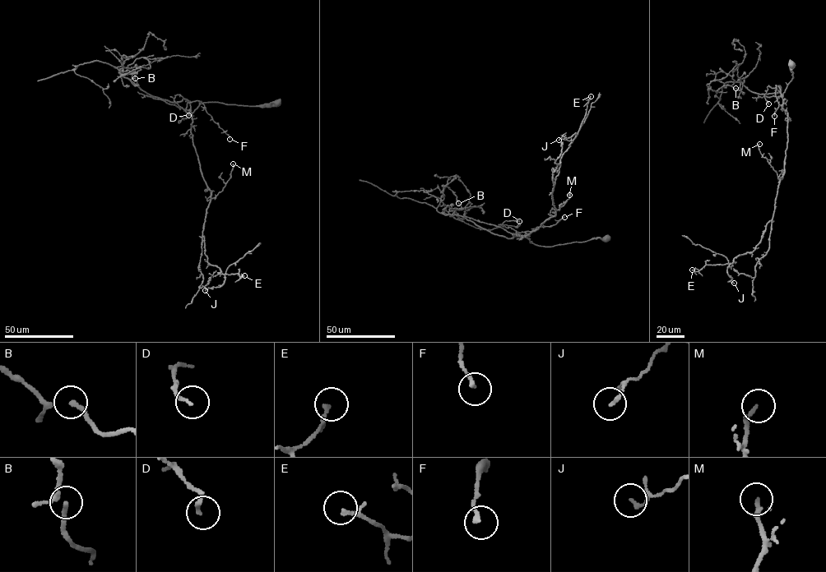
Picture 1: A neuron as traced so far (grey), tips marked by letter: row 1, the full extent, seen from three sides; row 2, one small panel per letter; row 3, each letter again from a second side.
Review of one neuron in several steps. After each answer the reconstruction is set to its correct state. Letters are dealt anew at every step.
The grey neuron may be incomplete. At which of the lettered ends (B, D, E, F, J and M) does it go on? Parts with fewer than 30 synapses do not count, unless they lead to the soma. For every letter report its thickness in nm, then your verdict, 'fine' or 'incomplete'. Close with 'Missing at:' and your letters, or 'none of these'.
B: 130 nm | fine
D: 140 nm | fine
E: 130 nm | fine
F: 180 nm | fine
J: 150 nm | fine
M: 170 nm | fine
Missing at: none of these

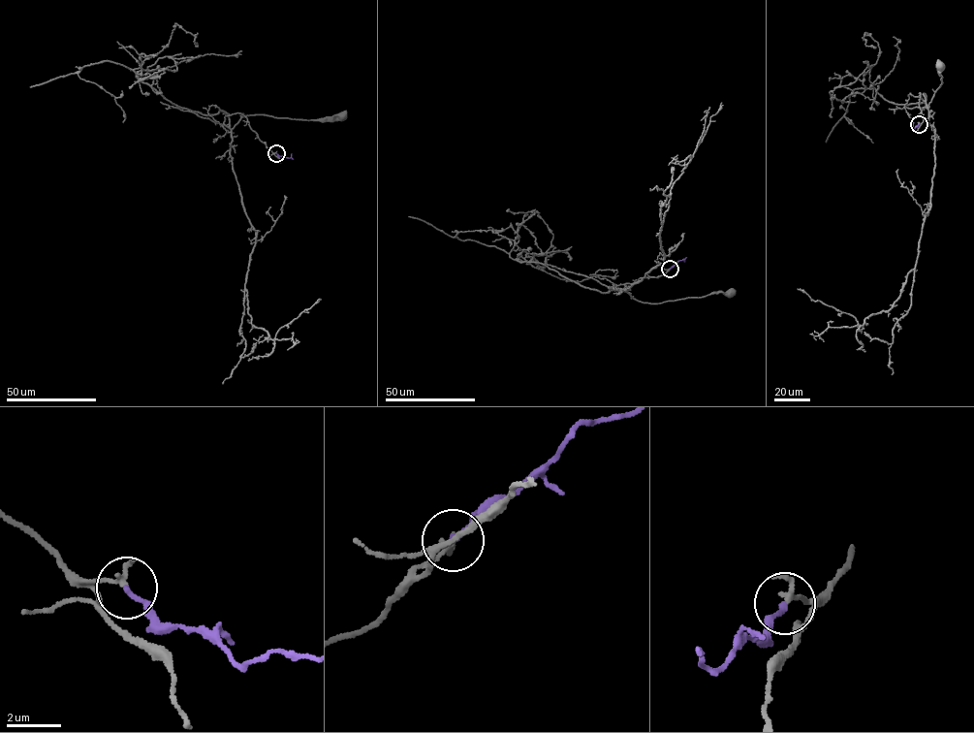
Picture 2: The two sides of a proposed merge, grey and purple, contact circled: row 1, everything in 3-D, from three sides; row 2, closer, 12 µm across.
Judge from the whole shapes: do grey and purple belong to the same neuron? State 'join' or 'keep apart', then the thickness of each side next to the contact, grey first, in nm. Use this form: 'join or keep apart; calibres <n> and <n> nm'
join; calibres 160 and 200 nm

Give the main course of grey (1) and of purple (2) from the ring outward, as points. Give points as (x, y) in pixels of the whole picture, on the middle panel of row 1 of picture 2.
1: (670, 269), (660, 276), (642, 277), (614, 289), (653, 303), (731, 292)
2: (670, 269), (678, 261), (684, 262)

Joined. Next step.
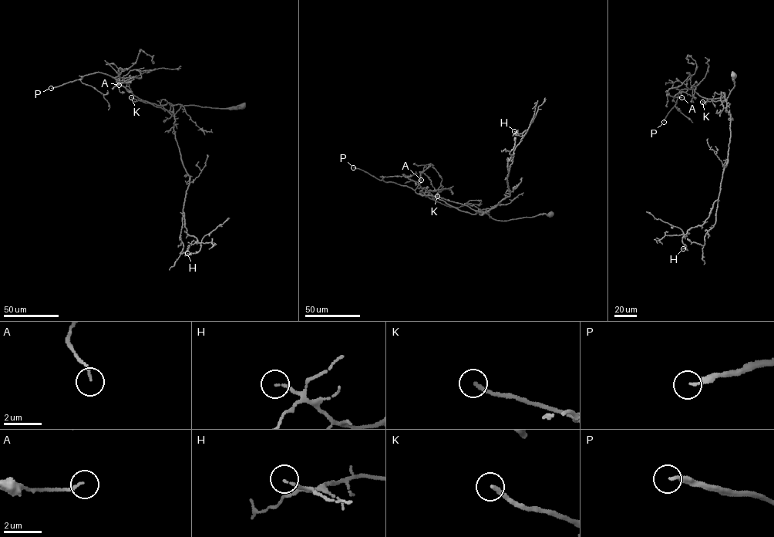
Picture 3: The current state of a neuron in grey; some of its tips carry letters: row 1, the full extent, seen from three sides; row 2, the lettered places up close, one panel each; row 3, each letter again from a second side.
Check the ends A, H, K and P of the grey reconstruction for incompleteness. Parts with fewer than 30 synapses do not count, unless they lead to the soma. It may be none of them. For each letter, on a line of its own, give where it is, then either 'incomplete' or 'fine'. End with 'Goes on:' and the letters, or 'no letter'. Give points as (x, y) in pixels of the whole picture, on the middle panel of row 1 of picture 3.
A: (421, 180) | fine
H: (514, 131) | fine
K: (437, 196) | fine
P: (353, 167) | incomplete
Goes on: P

